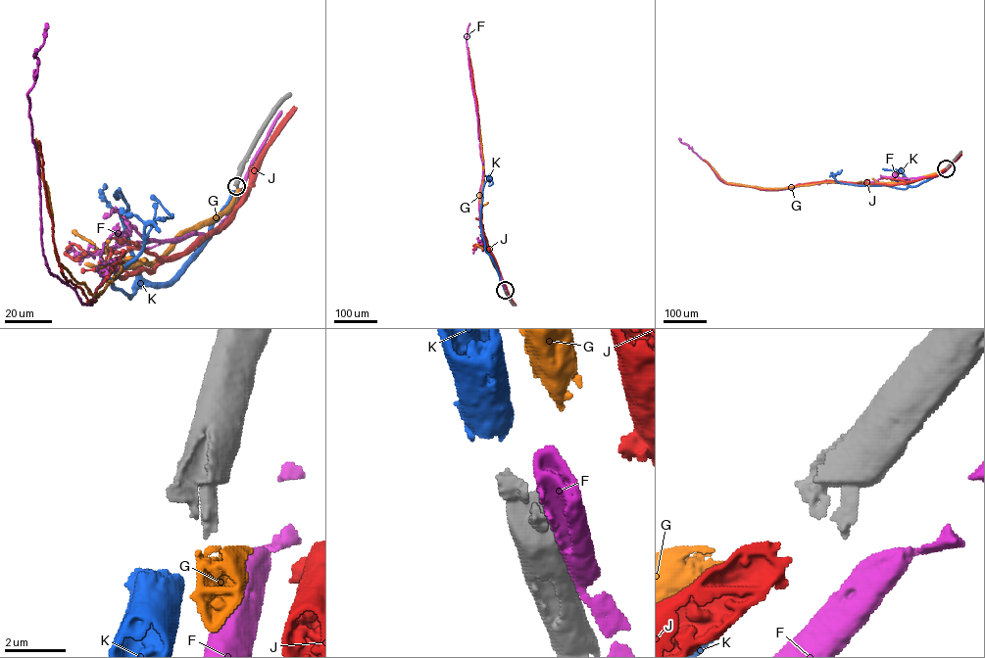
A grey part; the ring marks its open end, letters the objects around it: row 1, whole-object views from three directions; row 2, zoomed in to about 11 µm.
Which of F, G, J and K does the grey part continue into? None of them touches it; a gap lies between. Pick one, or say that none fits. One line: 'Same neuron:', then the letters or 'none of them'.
Same neuron: K

